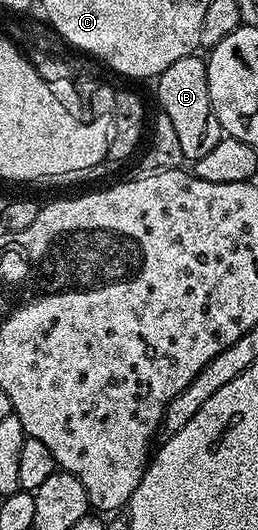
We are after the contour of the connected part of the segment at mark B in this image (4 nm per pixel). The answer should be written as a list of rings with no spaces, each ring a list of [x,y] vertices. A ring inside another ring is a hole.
[[[199,54],[177,58],[177,62],[173,62],[173,66],[169,66],[169,70],[162,72],[154,81],[154,84],[155,96],[159,99],[158,111],[163,112],[173,121],[173,130],[176,132],[181,145],[181,154],[184,161],[194,162],[205,158],[205,154],[209,154],[209,150],[213,150],[213,146],[217,146],[217,142],[222,140],[225,135],[209,98],[206,59]]]

